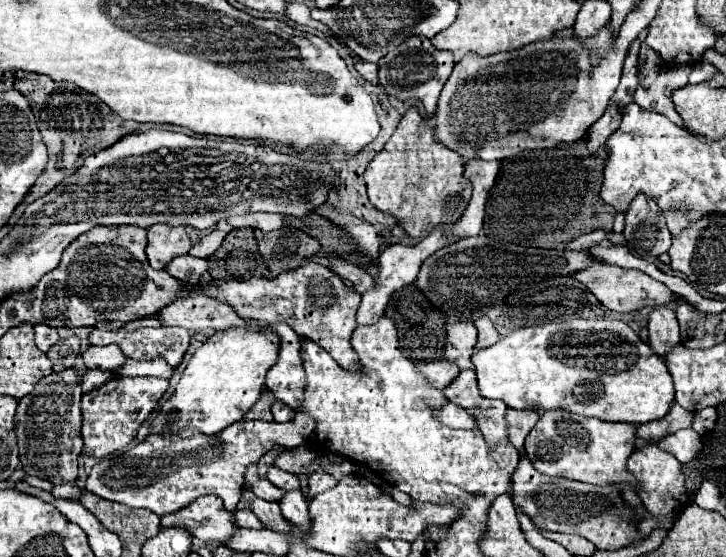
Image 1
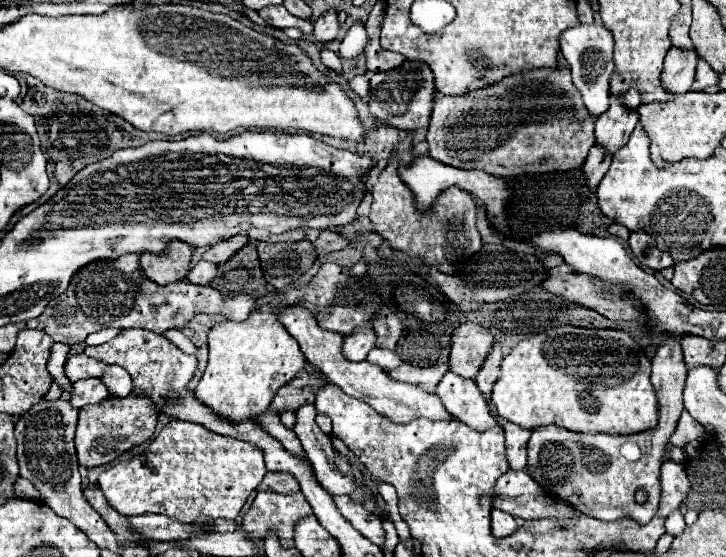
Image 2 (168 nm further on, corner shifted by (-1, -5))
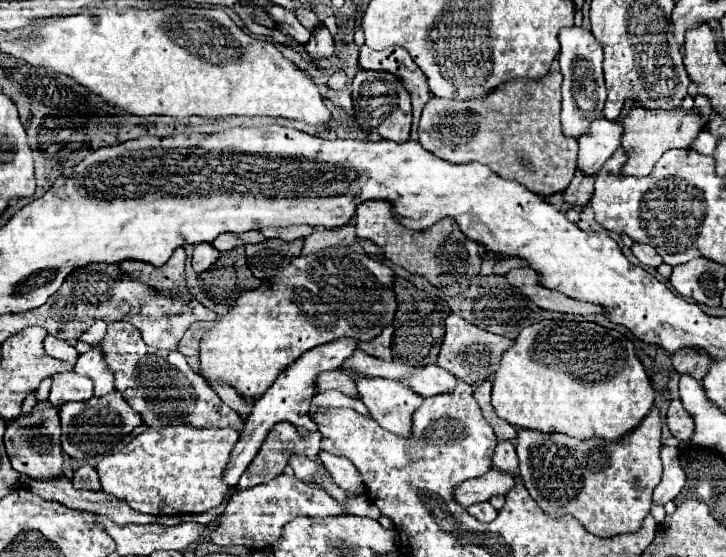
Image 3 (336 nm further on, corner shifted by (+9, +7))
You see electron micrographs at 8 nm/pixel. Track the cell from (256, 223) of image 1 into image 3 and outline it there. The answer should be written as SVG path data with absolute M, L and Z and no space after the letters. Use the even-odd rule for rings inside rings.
M287 226L287 228L275 228L275 234L271 238L281 238L285 242L293 242L297 238L307 238L309 234L313 234L311 226Z

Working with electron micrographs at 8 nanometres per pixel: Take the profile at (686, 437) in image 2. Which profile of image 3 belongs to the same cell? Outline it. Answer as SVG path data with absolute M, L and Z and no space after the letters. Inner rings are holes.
M673 400L669 410L667 410L667 428L671 430L671 434L683 442L691 440L693 436L693 416L689 416L689 412L683 408L683 404L679 400Z

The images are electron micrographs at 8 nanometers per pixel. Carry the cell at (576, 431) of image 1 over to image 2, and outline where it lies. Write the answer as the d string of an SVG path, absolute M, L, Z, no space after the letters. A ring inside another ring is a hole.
M667 336L659 346L657 352L651 360L653 368L651 368L651 382L659 394L659 424L653 430L647 432L637 432L637 434L627 434L627 436L611 436L611 434L583 434L583 432L567 432L565 428L559 426L543 426L533 430L529 444L527 444L527 452L529 452L529 462L527 462L527 472L543 486L545 492L553 492L557 494L561 500L573 504L575 508L579 508L579 512L593 516L597 520L619 520L623 516L629 516L633 520L637 520L639 524L645 524L653 518L653 514L657 512L659 506L659 468L665 460L665 446L669 436L673 434L677 420L683 412L683 384L687 378L687 366L683 364L683 354L681 354L681 344L679 338L675 336ZM629 448L637 448L637 454L629 452ZM637 490L645 490L647 492L647 502L645 504L635 504L635 492Z

